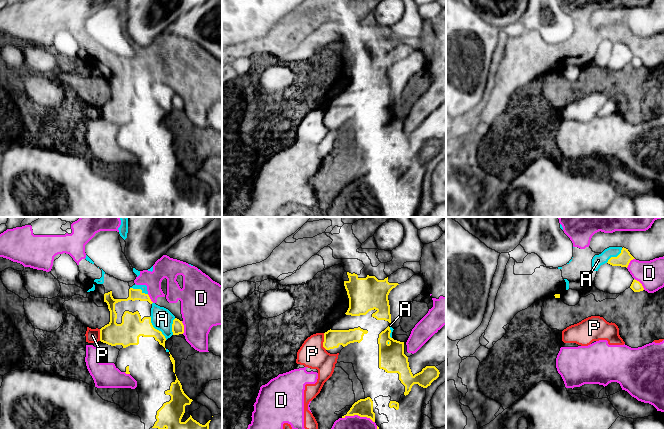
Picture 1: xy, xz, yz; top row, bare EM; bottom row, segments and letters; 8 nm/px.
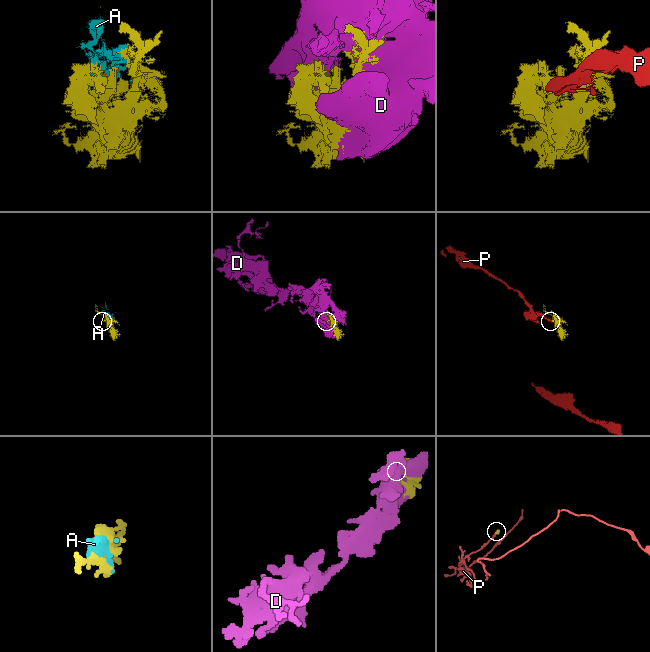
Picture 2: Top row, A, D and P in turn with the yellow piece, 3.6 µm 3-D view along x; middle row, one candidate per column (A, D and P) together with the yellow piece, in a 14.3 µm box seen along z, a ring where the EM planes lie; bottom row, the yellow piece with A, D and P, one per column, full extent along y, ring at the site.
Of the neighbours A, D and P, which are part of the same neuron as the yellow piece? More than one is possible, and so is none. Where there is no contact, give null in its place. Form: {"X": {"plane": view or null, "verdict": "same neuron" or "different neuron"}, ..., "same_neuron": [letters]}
{"A": {"plane": "xy", "verdict": "same neuron"}, "D": {"plane": "xz", "verdict": "same neuron"}, "P": {"plane": "xz", "verdict": "different neuron"}, "same_neuron": ["A", "D"]}

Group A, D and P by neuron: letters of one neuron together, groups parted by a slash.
A D / P

